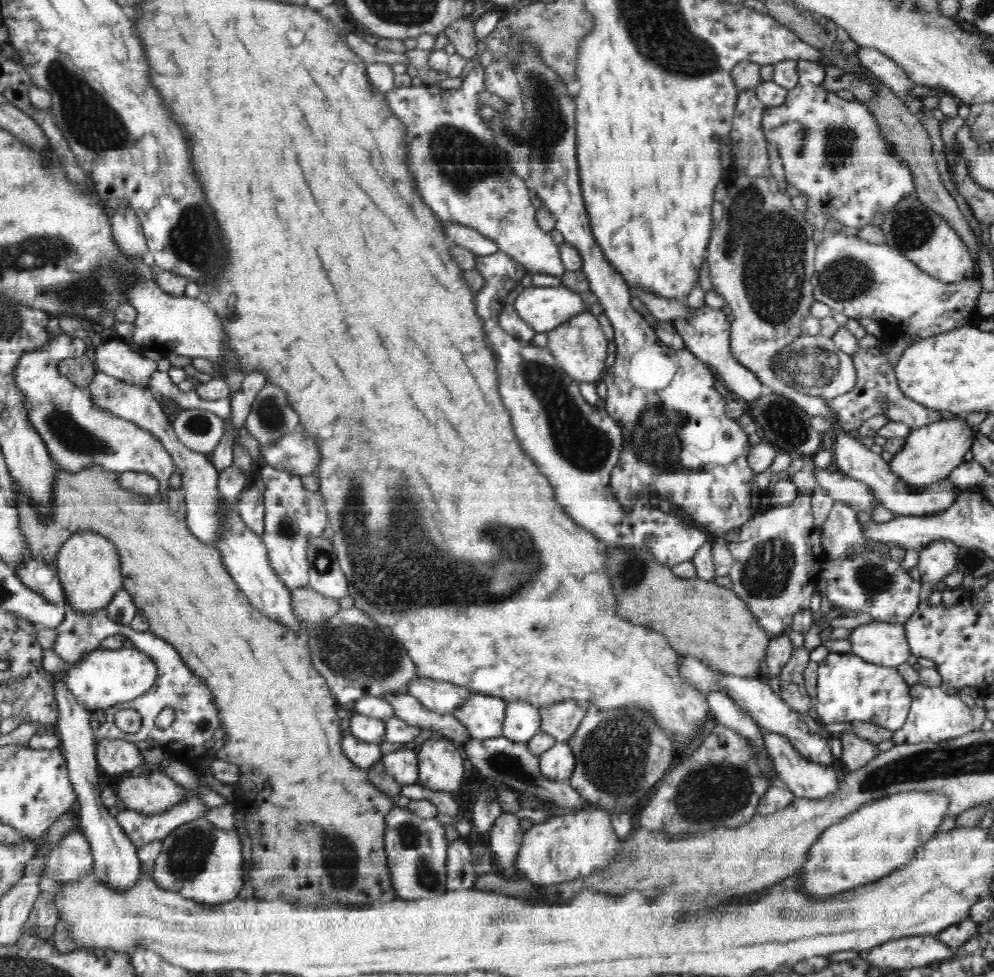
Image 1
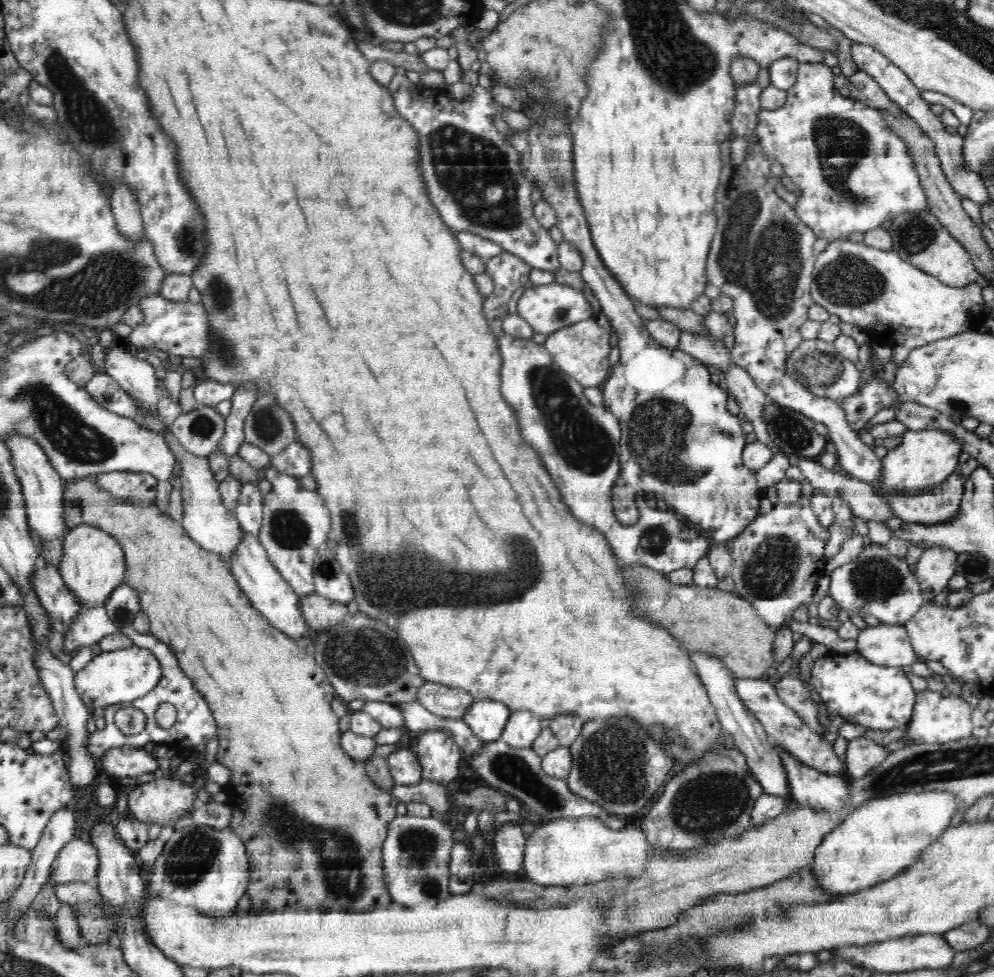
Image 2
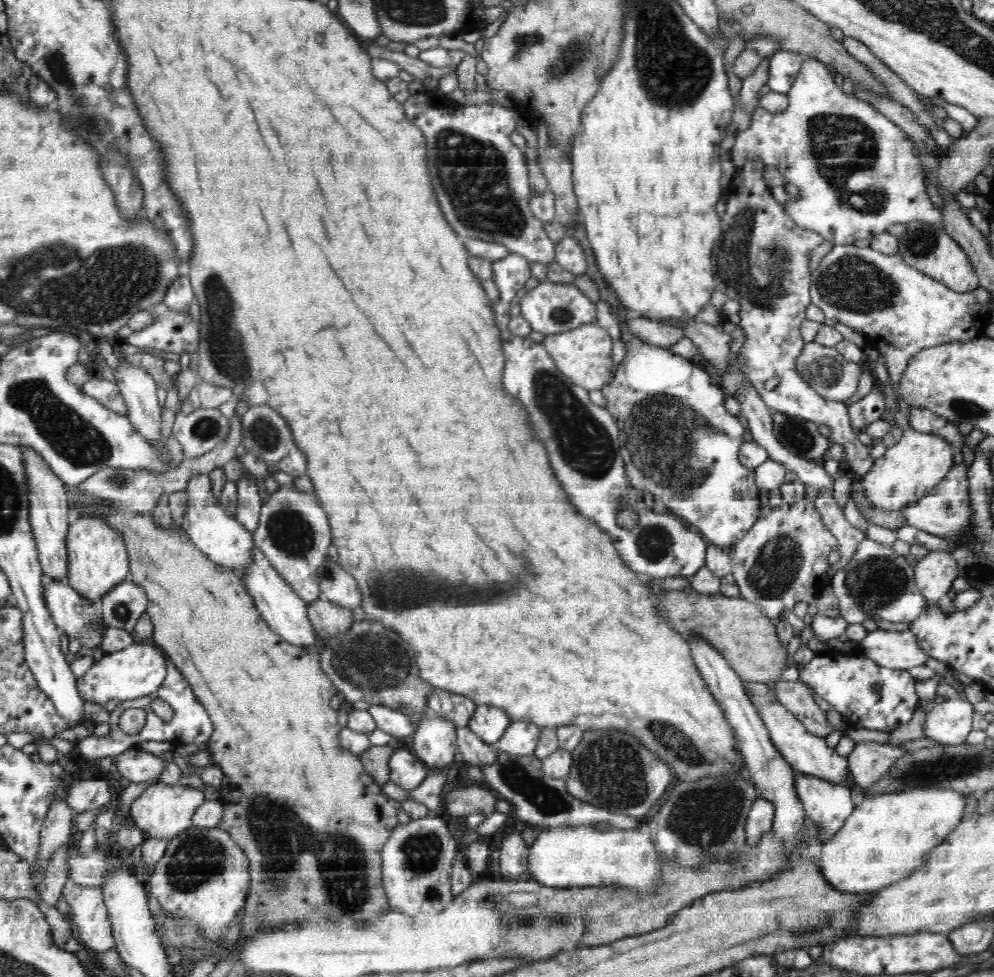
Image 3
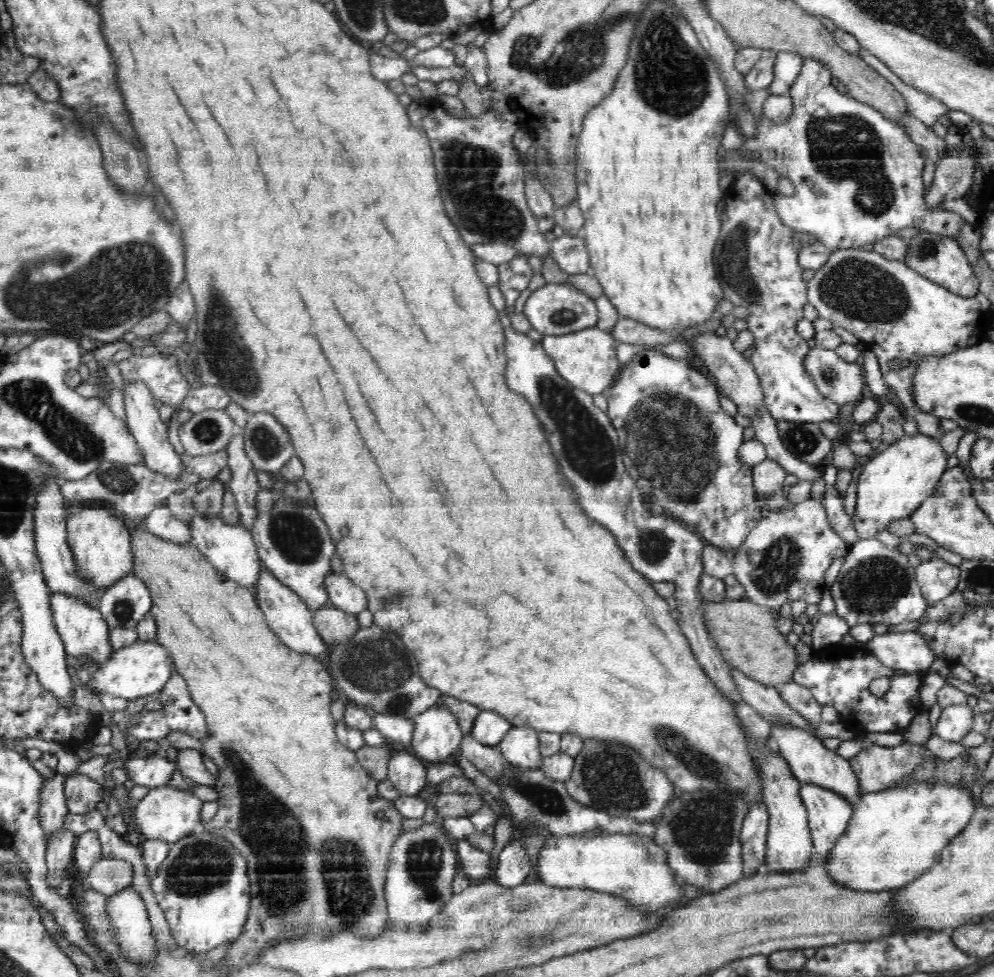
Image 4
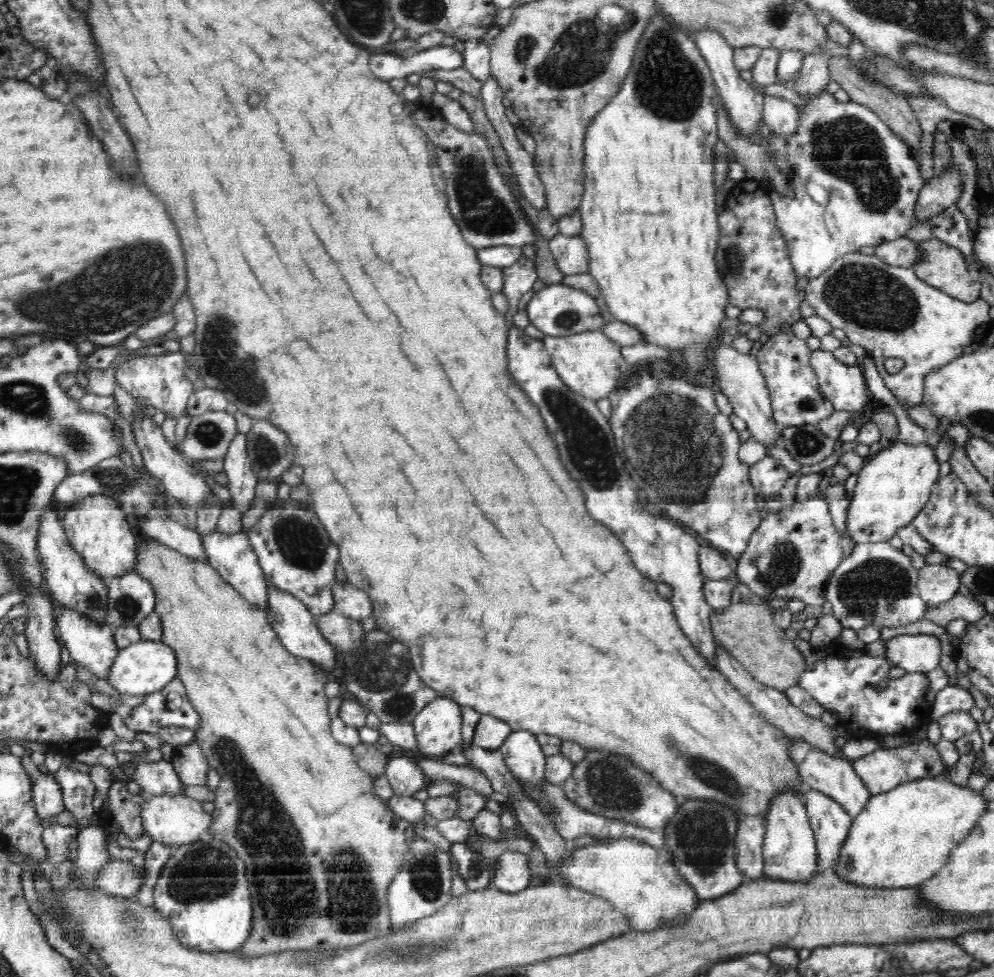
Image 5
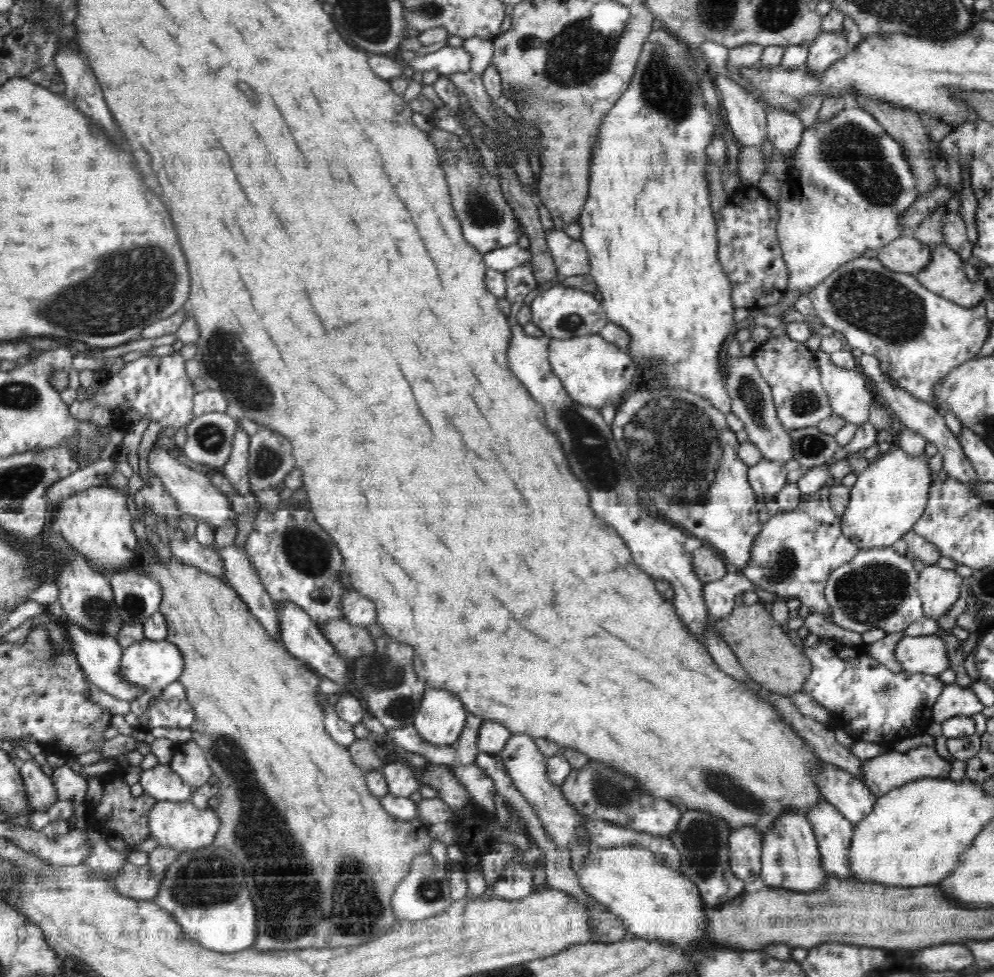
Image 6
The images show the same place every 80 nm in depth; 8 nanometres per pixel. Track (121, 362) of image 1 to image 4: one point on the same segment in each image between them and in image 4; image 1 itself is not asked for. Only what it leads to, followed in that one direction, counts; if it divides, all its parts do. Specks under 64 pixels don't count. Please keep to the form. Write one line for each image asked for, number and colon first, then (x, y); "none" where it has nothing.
2: (137, 377)
3: (138, 390)
4: (142, 417)

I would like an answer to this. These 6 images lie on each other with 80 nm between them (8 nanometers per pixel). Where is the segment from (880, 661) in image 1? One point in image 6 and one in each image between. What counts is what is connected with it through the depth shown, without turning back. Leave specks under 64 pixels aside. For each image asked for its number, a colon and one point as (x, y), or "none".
2: (888, 645)
3: (900, 650)
4: (905, 650)
5: (920, 653)
6: (926, 654)

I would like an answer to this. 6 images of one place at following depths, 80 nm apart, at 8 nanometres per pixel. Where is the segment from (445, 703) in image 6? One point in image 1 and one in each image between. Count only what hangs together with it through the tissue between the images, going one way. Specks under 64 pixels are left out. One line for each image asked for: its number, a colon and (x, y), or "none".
1: (440, 769)
2: (439, 755)
3: (434, 740)
4: (437, 735)
5: (437, 726)

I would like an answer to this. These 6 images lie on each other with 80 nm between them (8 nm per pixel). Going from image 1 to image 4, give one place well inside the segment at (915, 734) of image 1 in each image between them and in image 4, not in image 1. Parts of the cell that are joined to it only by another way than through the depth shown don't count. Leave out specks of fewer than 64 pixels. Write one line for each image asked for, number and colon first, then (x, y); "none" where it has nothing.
2: (937, 717)
3: (950, 722)
4: (956, 720)

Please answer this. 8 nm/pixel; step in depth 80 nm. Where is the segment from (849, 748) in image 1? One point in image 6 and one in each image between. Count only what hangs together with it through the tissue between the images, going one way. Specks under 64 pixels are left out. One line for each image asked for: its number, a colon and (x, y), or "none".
2: (862, 754)
3: (869, 761)
4: (875, 767)
5: (884, 769)
6: (889, 770)

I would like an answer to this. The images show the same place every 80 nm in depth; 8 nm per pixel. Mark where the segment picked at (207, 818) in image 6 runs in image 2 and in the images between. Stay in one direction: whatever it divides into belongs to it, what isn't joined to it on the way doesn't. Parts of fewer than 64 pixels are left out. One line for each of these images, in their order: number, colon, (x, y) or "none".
2: (164, 802)
3: (163, 811)
4: (167, 813)
5: (173, 819)

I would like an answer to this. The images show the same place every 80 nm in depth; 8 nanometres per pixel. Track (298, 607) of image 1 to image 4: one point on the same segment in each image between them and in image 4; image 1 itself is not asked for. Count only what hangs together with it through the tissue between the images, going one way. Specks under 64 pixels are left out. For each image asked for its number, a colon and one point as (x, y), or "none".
2: (320, 613)
3: (328, 619)
4: (334, 625)

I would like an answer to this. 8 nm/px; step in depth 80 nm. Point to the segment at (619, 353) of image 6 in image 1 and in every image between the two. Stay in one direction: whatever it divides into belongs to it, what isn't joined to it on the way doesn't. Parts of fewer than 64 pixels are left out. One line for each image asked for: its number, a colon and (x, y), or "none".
1: (579, 346)
2: (581, 350)
3: (584, 355)
4: (587, 359)
5: (590, 364)

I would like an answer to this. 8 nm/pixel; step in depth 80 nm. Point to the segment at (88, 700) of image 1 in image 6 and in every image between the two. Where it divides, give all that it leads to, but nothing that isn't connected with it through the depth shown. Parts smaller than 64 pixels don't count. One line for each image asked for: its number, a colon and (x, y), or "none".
2: (123, 675)
3: (138, 670)
4: (142, 669)
5: (147, 666)
6: (152, 665)

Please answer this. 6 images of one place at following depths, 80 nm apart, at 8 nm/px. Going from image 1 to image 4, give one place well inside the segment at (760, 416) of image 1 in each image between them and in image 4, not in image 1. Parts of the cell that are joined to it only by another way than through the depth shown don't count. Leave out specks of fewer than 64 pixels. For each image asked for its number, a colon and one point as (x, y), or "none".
2: (794, 433)
3: (801, 437)
4: (804, 440)

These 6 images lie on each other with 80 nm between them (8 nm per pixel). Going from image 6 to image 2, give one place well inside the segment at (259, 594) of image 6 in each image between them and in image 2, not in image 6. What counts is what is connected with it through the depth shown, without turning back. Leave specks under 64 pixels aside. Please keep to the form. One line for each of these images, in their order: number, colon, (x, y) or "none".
2: (205, 518)
3: (221, 537)
4: (231, 549)
5: (232, 557)

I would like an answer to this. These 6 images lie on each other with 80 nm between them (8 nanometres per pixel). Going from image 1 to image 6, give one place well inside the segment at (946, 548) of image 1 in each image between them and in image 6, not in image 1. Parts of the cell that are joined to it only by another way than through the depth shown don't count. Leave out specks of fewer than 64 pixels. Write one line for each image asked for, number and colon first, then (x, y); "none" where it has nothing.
2: (937, 565)
3: (934, 574)
4: (937, 579)
5: (937, 583)
6: (938, 588)

